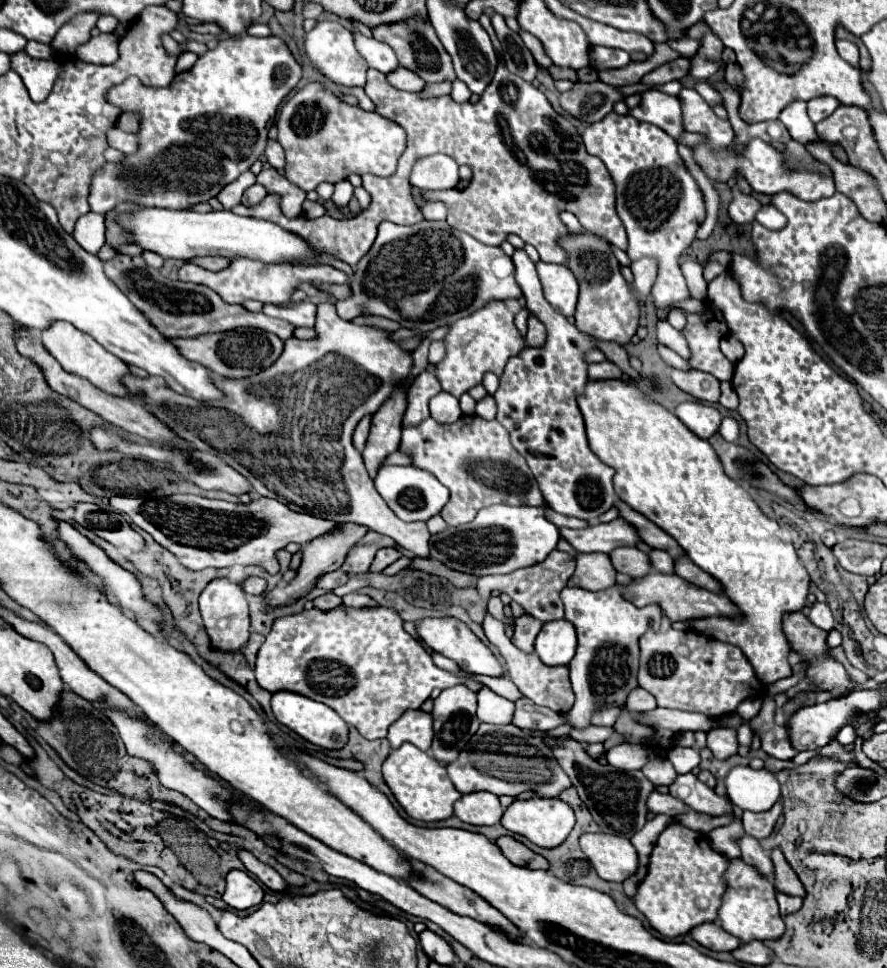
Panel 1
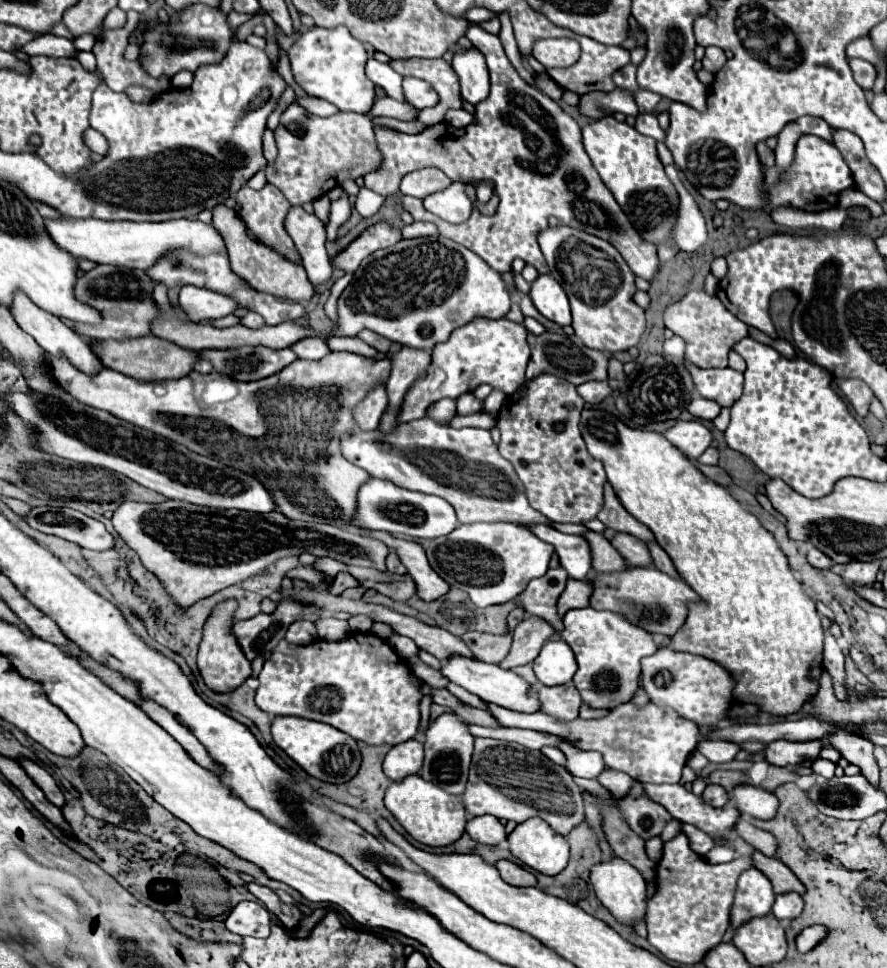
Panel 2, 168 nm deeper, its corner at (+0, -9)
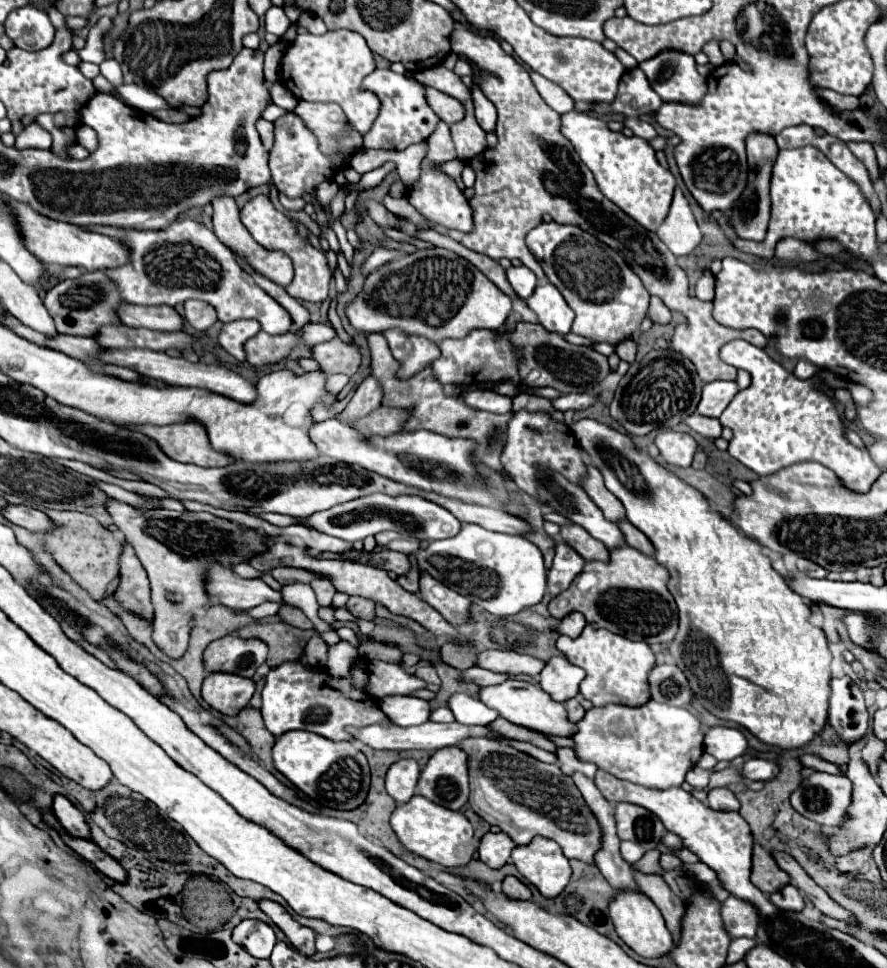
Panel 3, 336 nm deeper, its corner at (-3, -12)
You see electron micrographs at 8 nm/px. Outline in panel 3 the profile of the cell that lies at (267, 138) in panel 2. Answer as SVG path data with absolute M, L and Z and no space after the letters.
M260 119L256 123L256 127L258 127L258 133L262 137L262 143L264 143L266 151L270 151L272 149L272 143L274 143L274 123L270 123L266 119Z

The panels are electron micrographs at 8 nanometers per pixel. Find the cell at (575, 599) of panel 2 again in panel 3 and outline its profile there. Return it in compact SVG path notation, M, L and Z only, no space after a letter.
M572 611L572 613L568 613L568 615L560 621L558 631L560 631L562 635L568 635L568 637L578 637L578 635L582 633L584 625L586 625L586 619L582 617L582 613Z

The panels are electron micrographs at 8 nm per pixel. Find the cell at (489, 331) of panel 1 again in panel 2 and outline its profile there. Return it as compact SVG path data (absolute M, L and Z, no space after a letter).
M475 318L467 326L461 326L451 334L447 342L435 344L433 360L429 374L421 376L405 394L397 422L411 422L423 418L429 404L441 398L459 398L465 392L471 392L479 384L489 384L507 396L511 396L525 382L525 368L529 362L529 344L527 330L507 318L489 320Z

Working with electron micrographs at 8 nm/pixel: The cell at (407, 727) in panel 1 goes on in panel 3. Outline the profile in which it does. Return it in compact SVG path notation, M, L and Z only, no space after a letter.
M400 759L386 773L386 791L396 803L406 803L416 793L420 767L414 759Z

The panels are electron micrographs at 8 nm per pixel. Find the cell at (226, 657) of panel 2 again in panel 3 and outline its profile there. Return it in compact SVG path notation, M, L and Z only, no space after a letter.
M208 673L202 683L204 701L220 713L236 715L250 703L254 681L236 673Z

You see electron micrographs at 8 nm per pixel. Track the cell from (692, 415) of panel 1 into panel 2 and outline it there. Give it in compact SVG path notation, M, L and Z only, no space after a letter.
M697 420L693 422L677 422L665 432L665 438L687 458L699 458L707 446L711 444L711 432Z

